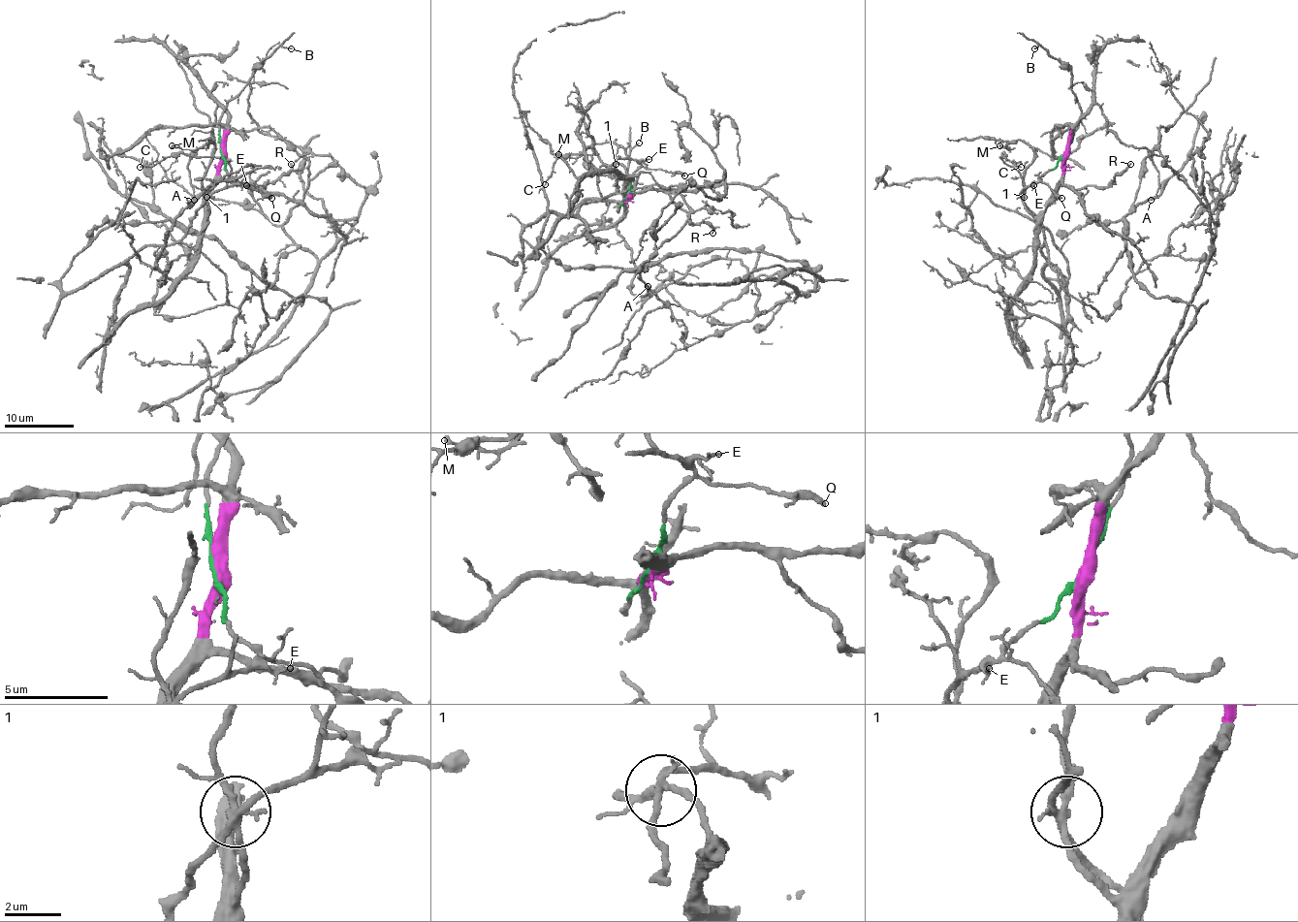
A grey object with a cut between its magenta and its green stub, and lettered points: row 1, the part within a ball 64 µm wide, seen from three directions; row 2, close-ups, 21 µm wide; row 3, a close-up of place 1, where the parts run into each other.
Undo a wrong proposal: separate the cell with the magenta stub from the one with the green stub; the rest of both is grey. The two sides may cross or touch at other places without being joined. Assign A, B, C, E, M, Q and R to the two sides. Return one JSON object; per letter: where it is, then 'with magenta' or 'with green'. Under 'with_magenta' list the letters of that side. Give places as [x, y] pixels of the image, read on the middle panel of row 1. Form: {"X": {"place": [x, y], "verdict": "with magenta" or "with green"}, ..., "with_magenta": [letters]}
{"A": {"place": [648, 286], "verdict": "with magenta"}, "B": {"place": [639, 143], "verdict": "with green"}, "C": {"place": [545, 184], "verdict": "with green"}, "E": {"place": [648, 159], "verdict": "with green"}, "M": {"place": [558, 154], "verdict": "with magenta"}, "Q": {"place": [684, 175], "verdict": "with green"}, "R": {"place": [712, 233], "verdict": "with magenta"}, "with_magenta": ["A", "M", "R"]}

